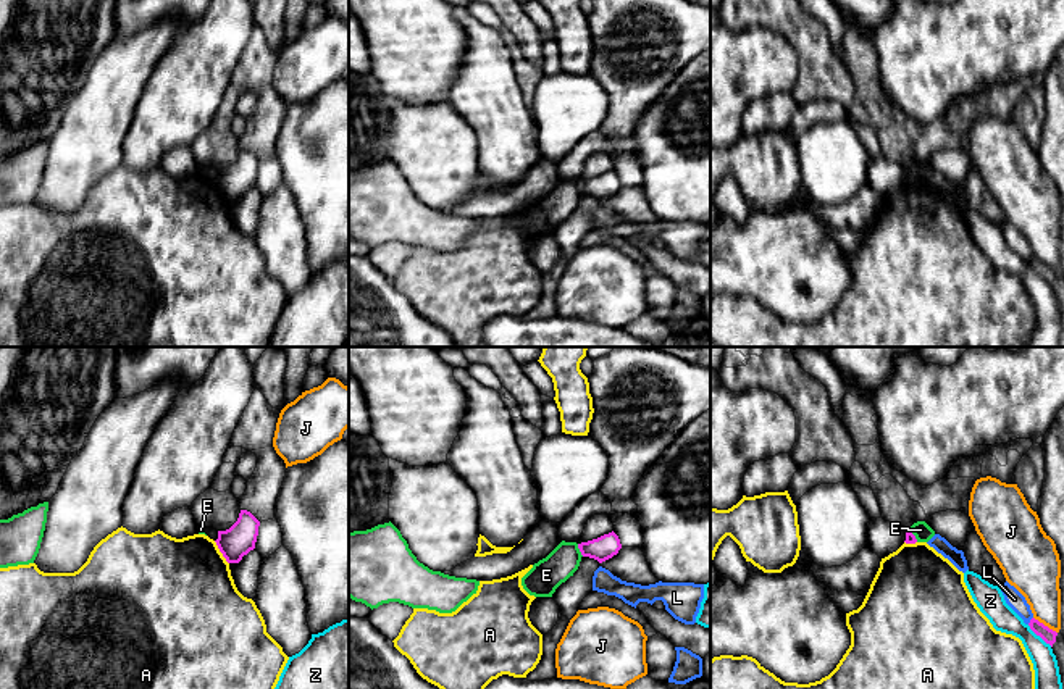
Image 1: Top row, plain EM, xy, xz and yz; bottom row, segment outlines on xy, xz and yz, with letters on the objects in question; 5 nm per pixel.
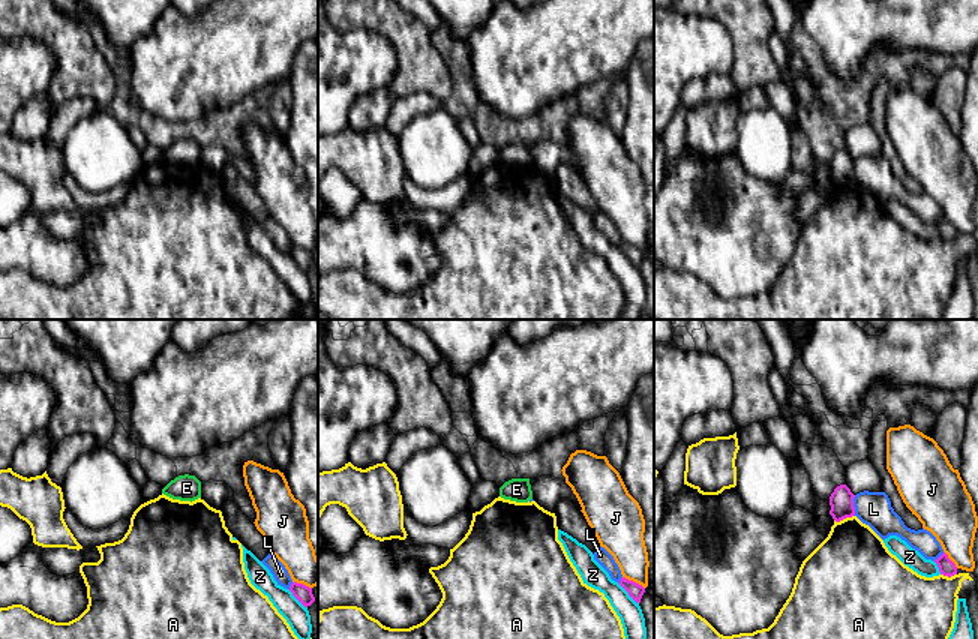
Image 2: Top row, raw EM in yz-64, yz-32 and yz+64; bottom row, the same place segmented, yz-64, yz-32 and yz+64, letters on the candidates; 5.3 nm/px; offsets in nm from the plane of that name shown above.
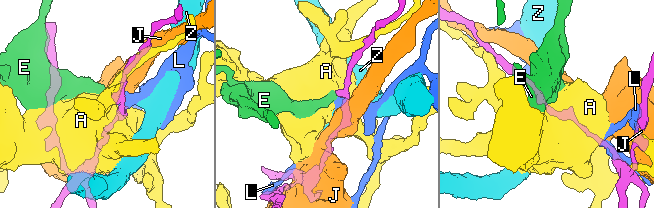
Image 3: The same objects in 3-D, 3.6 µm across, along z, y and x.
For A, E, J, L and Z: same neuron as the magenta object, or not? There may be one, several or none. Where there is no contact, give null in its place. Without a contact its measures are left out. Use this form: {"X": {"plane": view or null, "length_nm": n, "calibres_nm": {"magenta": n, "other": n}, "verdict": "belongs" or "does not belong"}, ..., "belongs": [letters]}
{"A": {"plane": "xy", "length_nm": 140, "calibres_nm": {"magenta": 160, "other": 480}, "verdict": "does not belong"}, "E": {"plane": "xz", "length_nm": 70, "calibres_nm": {"magenta": 120, "other": 160}, "verdict": "does not belong"}, "J": {"plane": "yz", "length_nm": 150, "calibres_nm": {"magenta": 70, "other": 220}, "verdict": "does not belong"}, "L": {"plane": "yz", "length_nm": 50, "calibres_nm": {"magenta": 70, "other": 90}, "verdict": "does not belong"}, "Z": {"plane": "yz", "length_nm": 170, "calibres_nm": {"magenta": 70, "other": 130}, "verdict": "does not belong"}, "belongs": []}

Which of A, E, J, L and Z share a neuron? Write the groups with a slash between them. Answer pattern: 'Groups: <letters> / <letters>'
Groups: A / E / J / L / Z

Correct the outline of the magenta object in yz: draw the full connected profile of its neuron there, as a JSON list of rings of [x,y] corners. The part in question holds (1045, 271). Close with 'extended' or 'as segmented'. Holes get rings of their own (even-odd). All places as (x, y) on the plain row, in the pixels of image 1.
[[[1035,257],[1030,258],[1028,265],[1037,274],[1040,274],[1046,282],[1053,286],[1053,282],[1056,281],[1056,274],[1058,274],[1056,269],[1049,268],[1048,265],[1045,265]]]; as segmented

